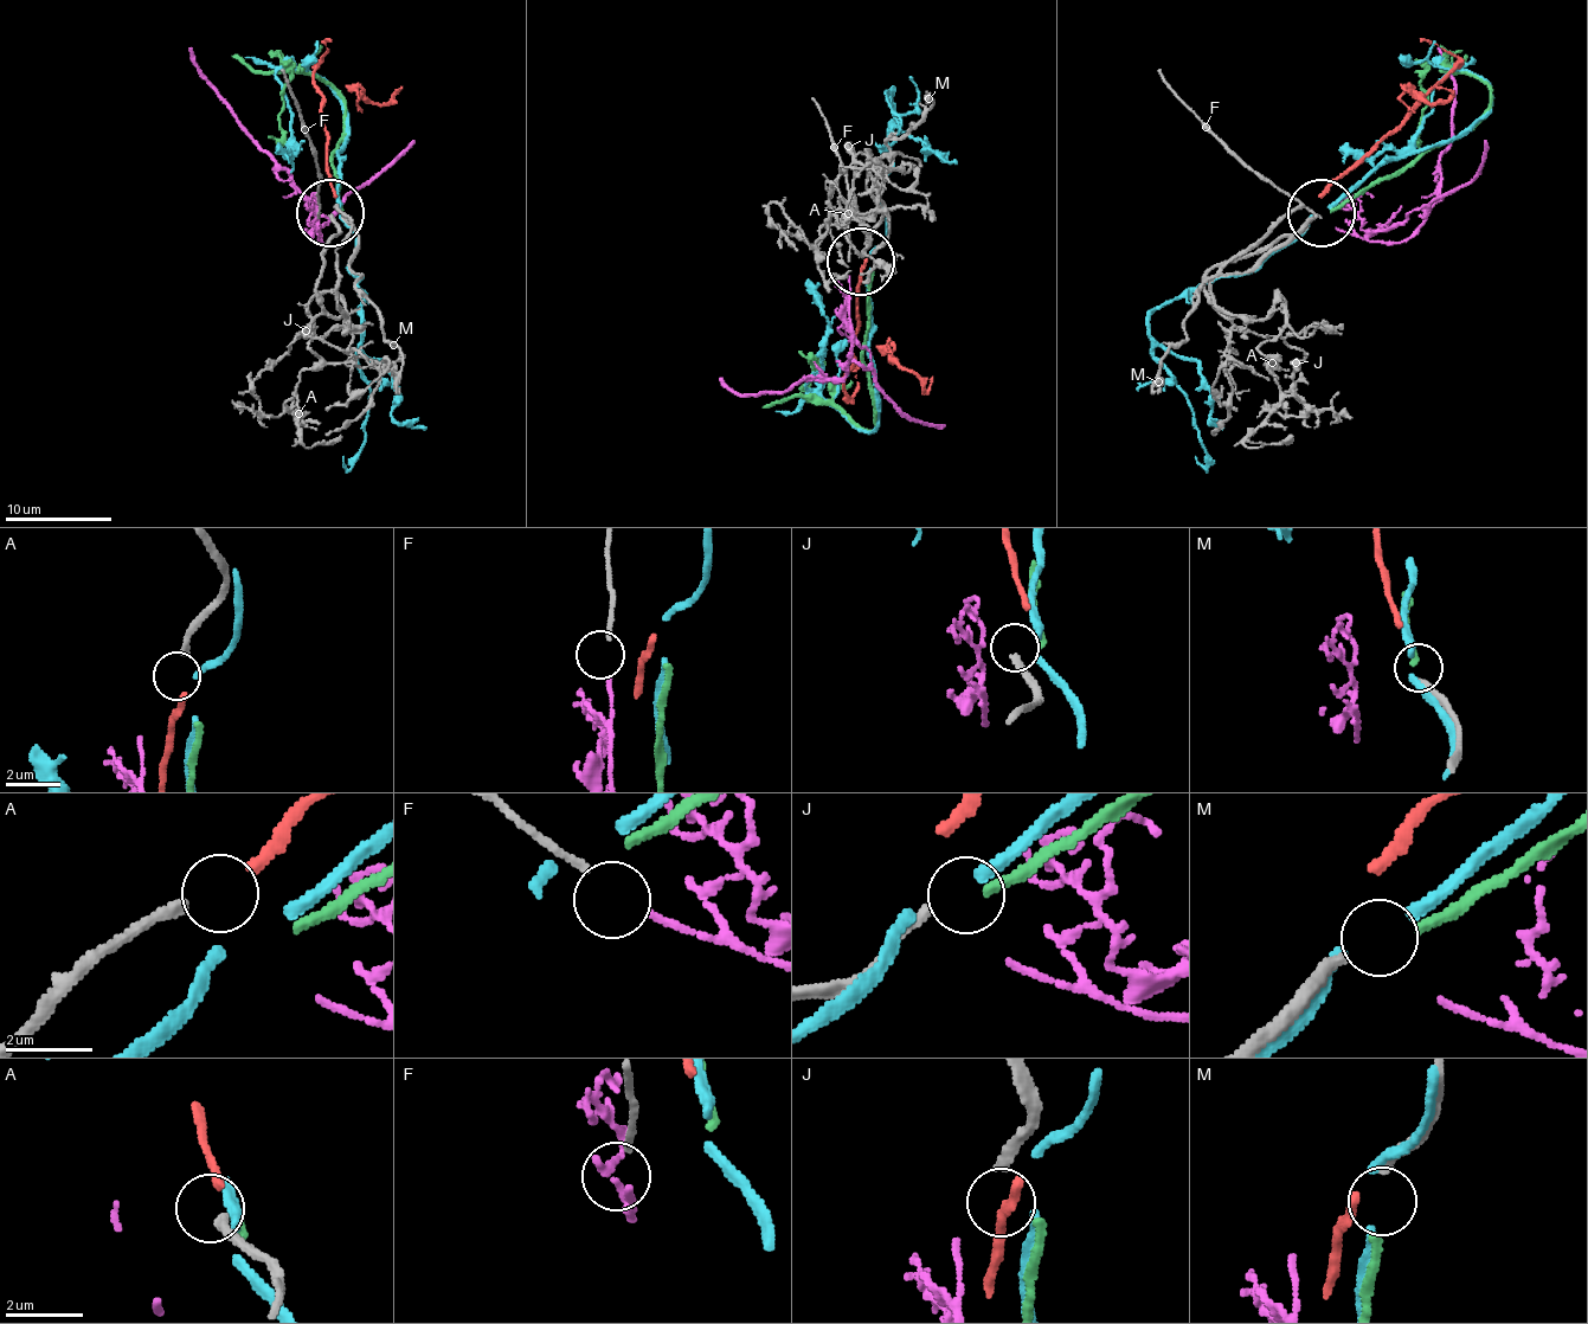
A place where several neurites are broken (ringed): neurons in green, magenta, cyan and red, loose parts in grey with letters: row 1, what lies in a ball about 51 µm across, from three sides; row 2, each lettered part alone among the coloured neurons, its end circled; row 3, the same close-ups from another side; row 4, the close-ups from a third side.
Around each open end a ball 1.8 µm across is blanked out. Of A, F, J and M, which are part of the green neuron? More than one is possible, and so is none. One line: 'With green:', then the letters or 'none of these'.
With green: M

